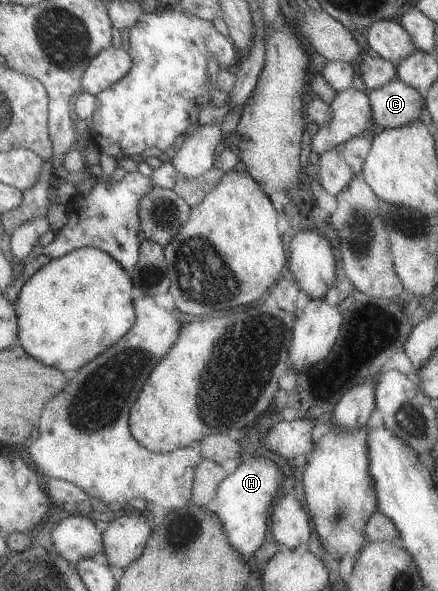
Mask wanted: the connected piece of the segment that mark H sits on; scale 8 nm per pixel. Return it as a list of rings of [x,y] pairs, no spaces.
[[[263,457],[249,458],[238,463],[231,474],[225,475],[225,478],[219,483],[213,498],[207,504],[204,504],[203,508],[210,510],[220,520],[227,542],[234,548],[234,551],[242,556],[243,560],[251,558],[261,542],[263,542],[265,532],[267,532],[265,522],[268,522],[269,506],[275,501],[277,497],[275,494],[277,494],[277,488],[280,486],[283,486],[283,475],[273,461]]]

